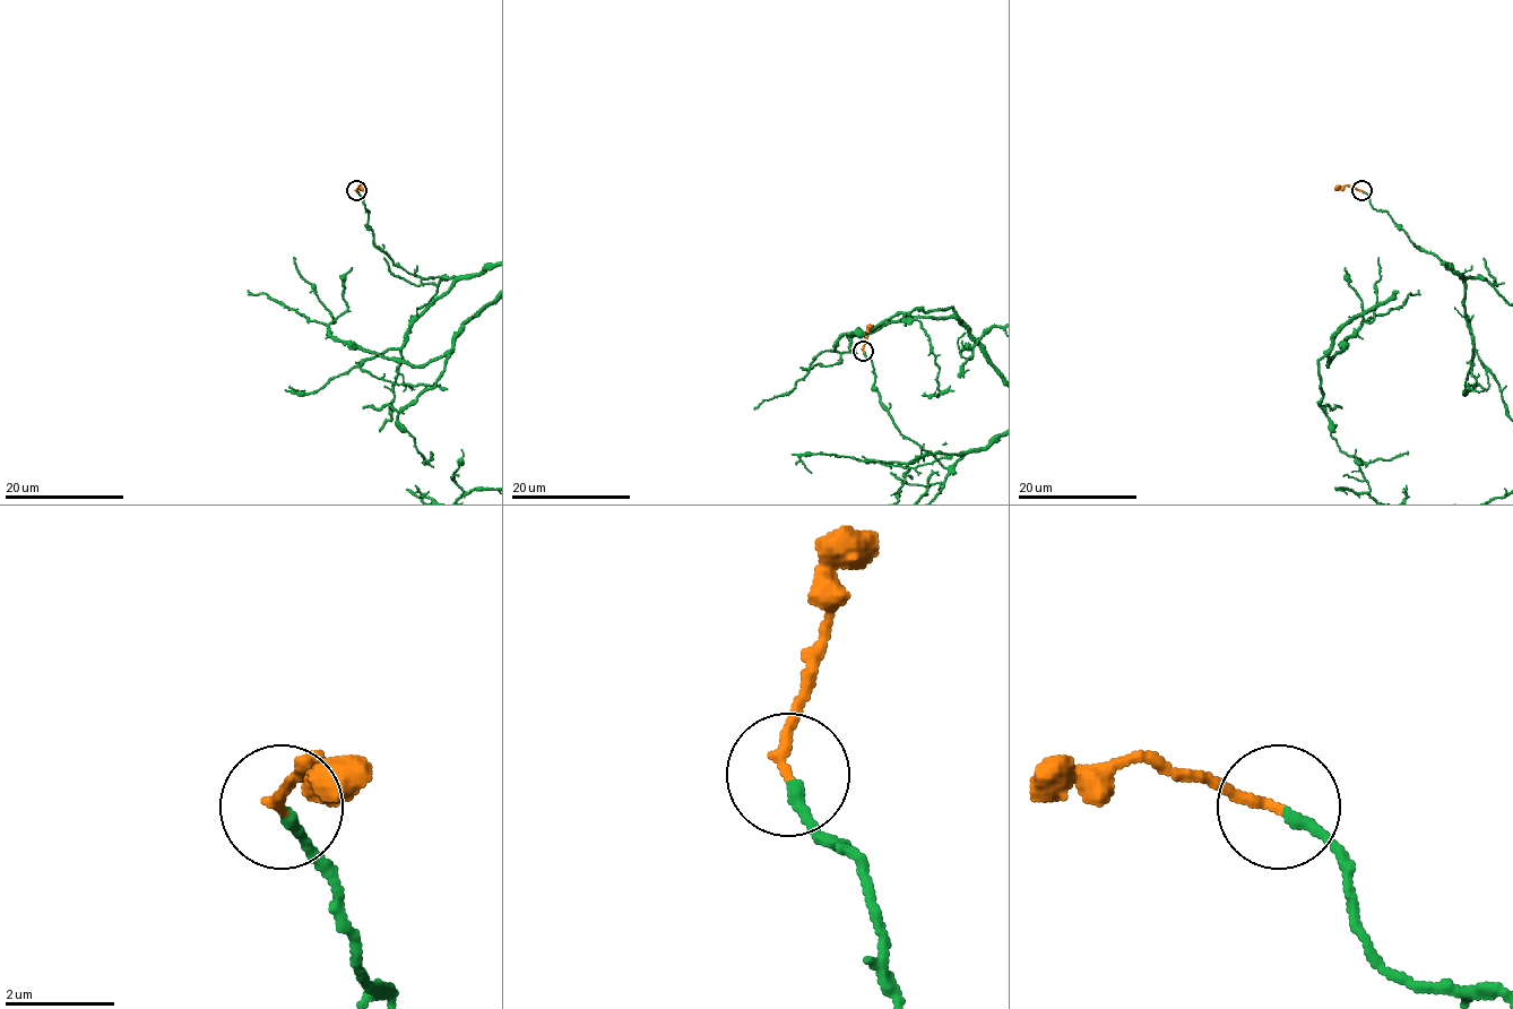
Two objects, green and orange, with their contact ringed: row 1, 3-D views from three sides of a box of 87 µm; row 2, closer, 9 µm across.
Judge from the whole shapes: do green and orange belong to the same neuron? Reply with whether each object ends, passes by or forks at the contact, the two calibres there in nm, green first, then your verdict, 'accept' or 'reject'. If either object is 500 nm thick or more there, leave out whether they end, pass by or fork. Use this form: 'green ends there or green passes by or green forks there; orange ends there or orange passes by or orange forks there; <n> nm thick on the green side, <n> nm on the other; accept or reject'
green ends there; orange ends there; 200 nm thick on the green side, 190 nm on the other; accept

